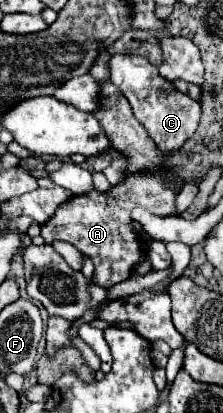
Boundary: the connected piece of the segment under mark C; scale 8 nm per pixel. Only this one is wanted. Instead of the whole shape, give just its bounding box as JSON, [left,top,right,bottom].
[110,56,200,150]

